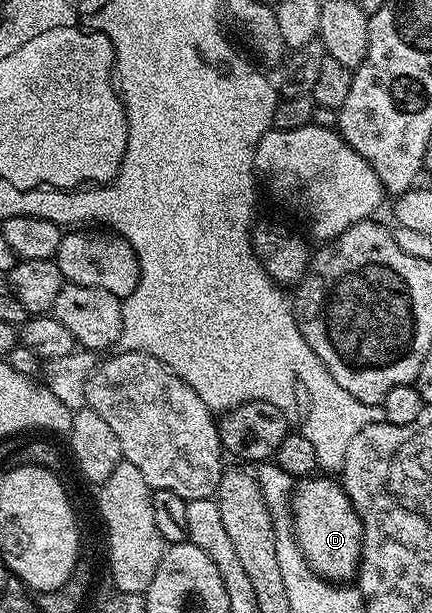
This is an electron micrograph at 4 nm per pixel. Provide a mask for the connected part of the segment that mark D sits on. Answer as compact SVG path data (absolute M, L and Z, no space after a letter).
M323 475L304 478L292 490L289 519L292 535L315 575L328 582L347 583L358 574L363 523L342 484L331 479Z

